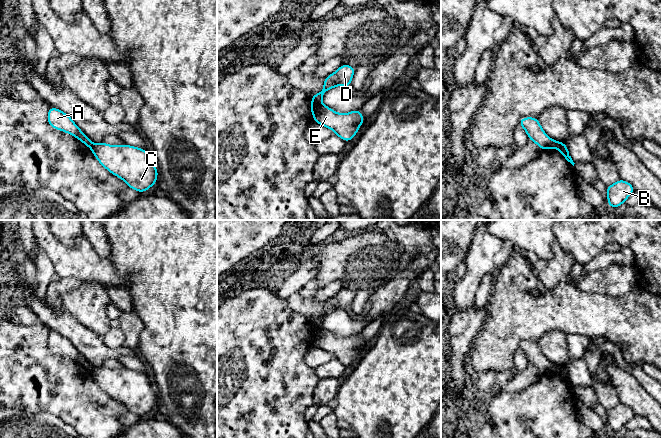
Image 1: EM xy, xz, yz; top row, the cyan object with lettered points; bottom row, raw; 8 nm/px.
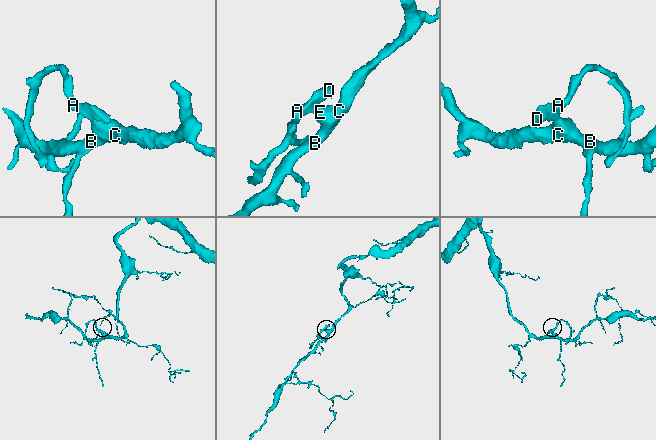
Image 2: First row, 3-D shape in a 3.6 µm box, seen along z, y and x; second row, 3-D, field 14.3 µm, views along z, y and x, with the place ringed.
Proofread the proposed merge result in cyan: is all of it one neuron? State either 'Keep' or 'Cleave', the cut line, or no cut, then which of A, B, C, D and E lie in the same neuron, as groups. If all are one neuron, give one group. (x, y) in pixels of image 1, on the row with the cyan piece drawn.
Cleave. Split along xz (321, 104), (313, 116). Groups: A D / B C E

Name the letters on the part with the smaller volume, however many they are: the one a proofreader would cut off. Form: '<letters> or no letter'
A, D

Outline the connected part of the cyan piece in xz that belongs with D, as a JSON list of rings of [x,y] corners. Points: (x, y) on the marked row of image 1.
[[[342,64],[334,73],[324,78],[323,89],[317,94],[311,96],[311,114],[314,116],[319,107],[322,105],[324,93],[335,88],[336,86],[344,86],[346,88],[351,86],[352,78],[355,74],[356,68],[347,64]]]

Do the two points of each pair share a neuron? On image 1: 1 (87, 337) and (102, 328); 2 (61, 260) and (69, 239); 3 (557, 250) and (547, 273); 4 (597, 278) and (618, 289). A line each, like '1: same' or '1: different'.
1: different
2: different
3: same
4: same

